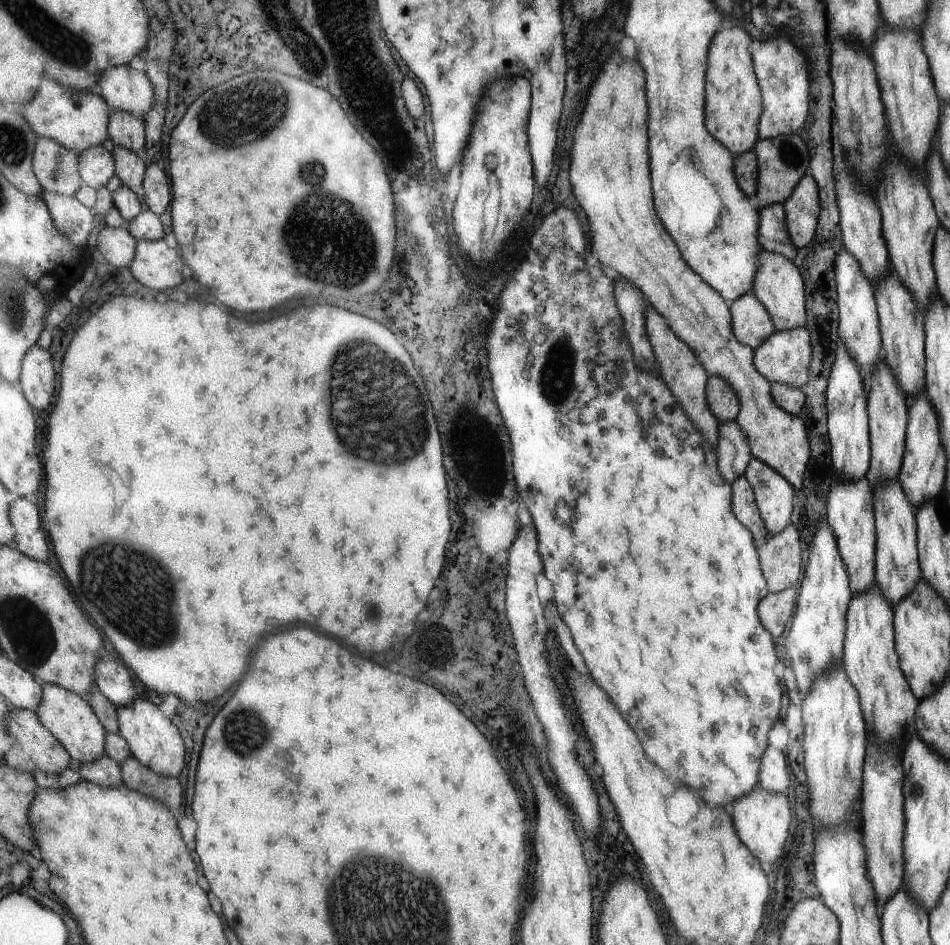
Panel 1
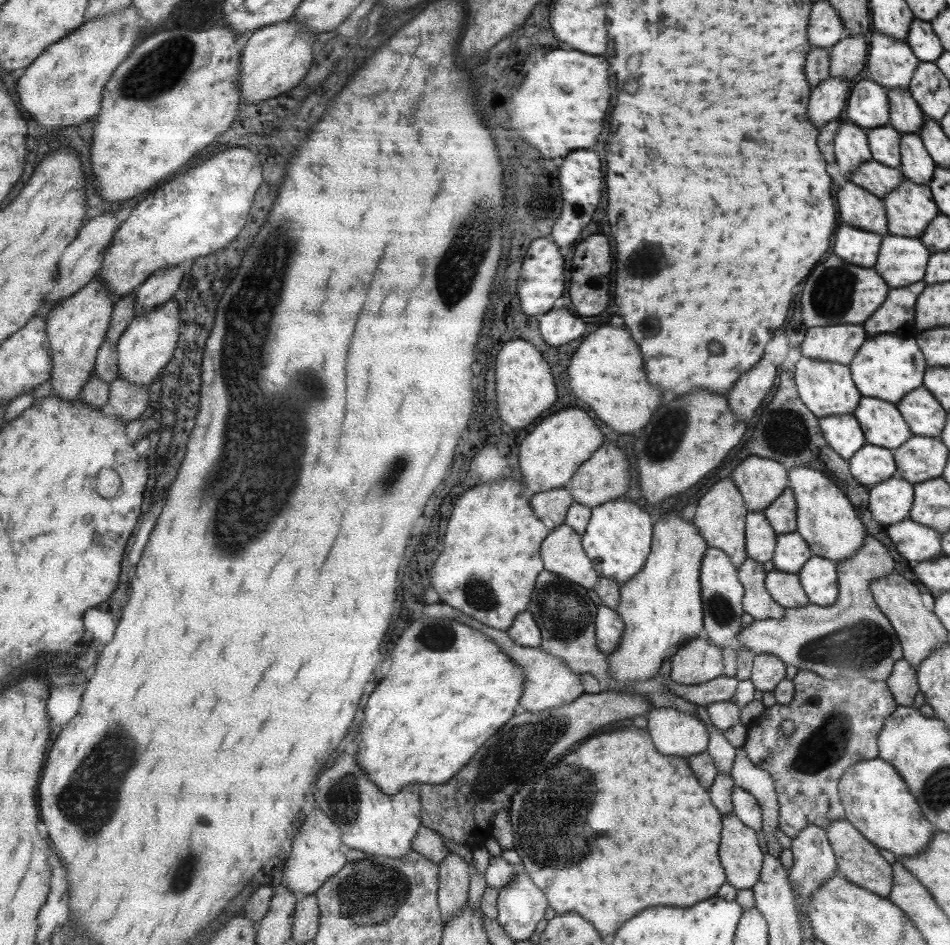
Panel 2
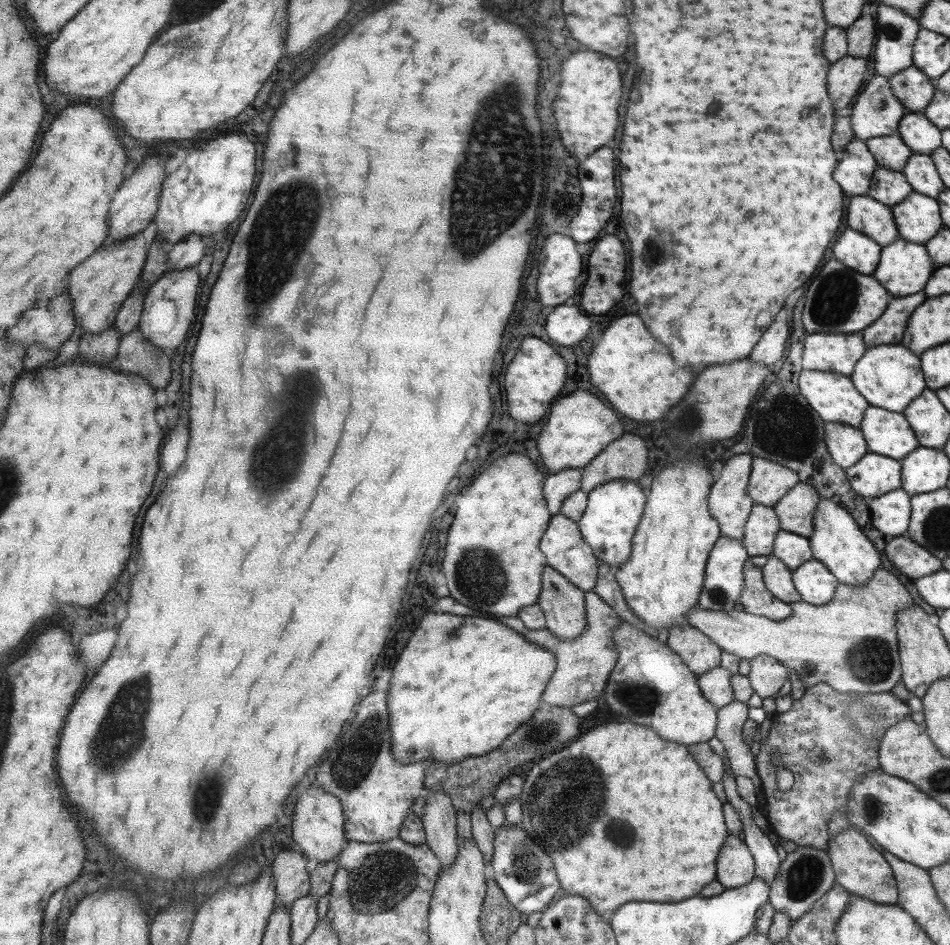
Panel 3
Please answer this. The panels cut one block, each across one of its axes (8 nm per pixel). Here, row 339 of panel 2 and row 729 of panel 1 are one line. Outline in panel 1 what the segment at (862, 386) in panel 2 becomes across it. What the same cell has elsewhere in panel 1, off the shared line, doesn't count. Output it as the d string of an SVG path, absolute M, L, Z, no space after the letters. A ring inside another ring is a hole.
M875 584L875 588L868 590L867 593L855 594L847 613L847 640L843 655L844 670L847 670L852 686L855 686L860 694L859 700L862 703L863 716L867 721L867 730L871 732L876 744L878 742L882 744L882 750L886 750L888 744L894 746L894 740L898 740L898 736L904 732L904 726L908 726L910 732L914 726L918 732L915 726L917 717L915 711L919 708L919 699L915 697L915 693L903 673L899 653L895 649L894 618L894 607L887 598L884 598L883 591L878 588L878 585Z

